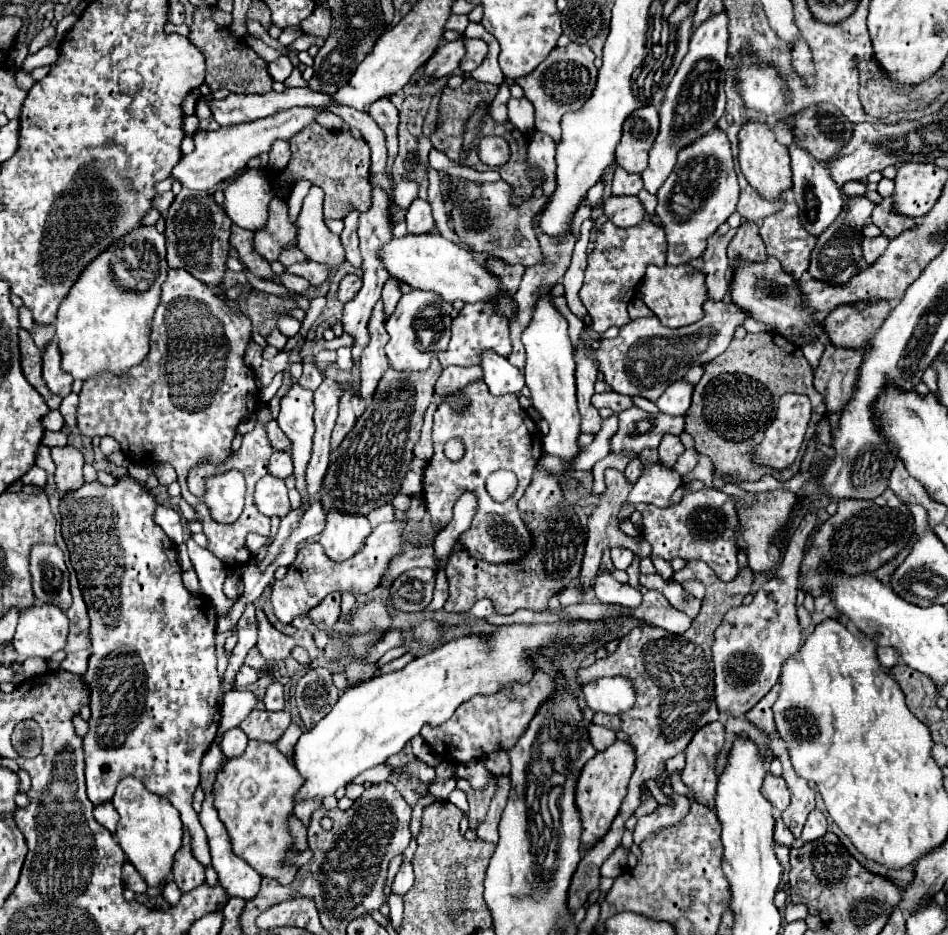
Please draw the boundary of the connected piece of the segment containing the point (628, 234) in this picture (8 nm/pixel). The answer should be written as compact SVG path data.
M606 221L600 229L590 231L590 243L594 251L588 255L584 285L578 295L592 317L594 331L602 333L602 325L626 325L630 321L626 307L634 299L636 285L644 277L646 267L666 265L666 233L652 221L642 221L628 229Z

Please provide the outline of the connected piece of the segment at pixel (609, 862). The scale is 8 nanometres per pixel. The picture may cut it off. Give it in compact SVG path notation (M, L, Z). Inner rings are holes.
M620 845L612 855L600 867L600 874L603 877L615 879L620 876L627 866L629 850Z

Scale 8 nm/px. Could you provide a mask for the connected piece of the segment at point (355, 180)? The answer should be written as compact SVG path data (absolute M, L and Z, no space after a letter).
M310 125L304 131L296 133L290 139L292 159L284 173L280 173L278 181L290 179L296 183L298 179L308 179L314 185L320 185L326 193L324 197L324 217L326 219L344 219L346 213L354 207L358 211L366 211L370 207L370 149L364 141L356 141L350 131L328 131L324 127Z

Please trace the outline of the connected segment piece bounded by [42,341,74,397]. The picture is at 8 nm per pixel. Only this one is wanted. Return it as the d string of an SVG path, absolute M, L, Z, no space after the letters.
M54 341L50 345L46 345L46 349L44 349L42 377L48 385L48 389L58 397L66 397L72 391L74 379L60 369L60 351L58 351L58 345Z

